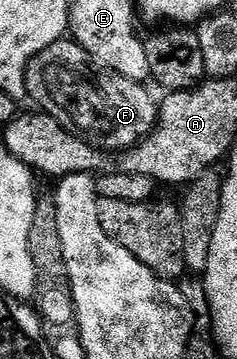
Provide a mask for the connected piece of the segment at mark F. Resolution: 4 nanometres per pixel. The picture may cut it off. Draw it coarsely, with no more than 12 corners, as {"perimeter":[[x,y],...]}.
{"perimeter":[[67,37],[27,66],[42,114],[108,153],[155,128],[144,84]]}

